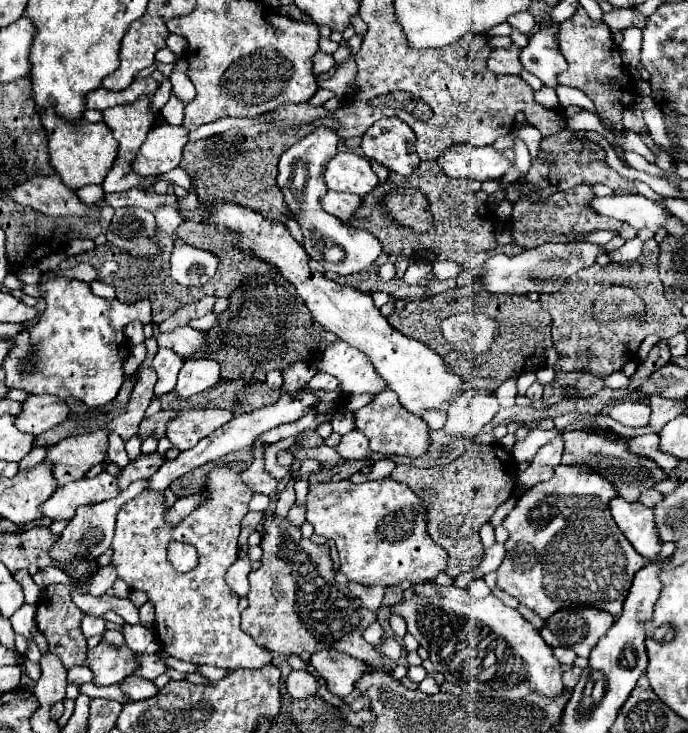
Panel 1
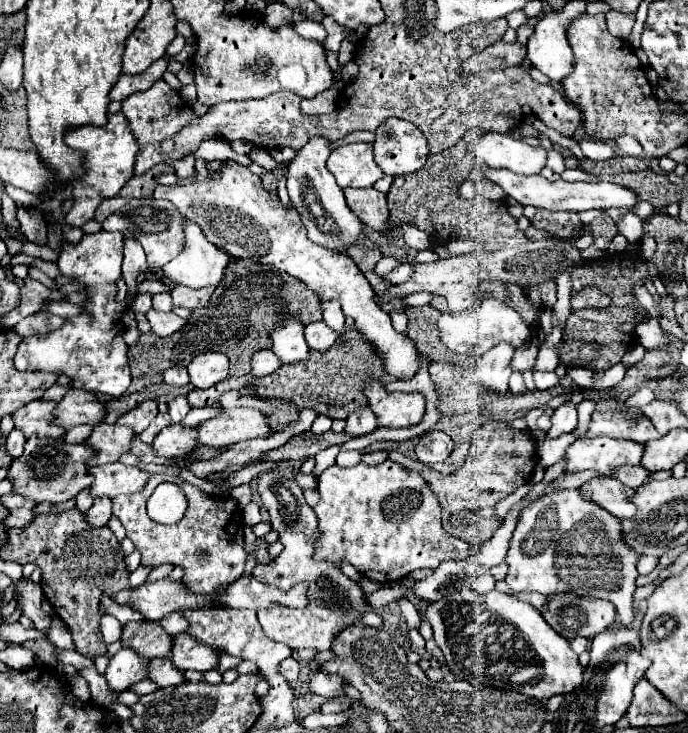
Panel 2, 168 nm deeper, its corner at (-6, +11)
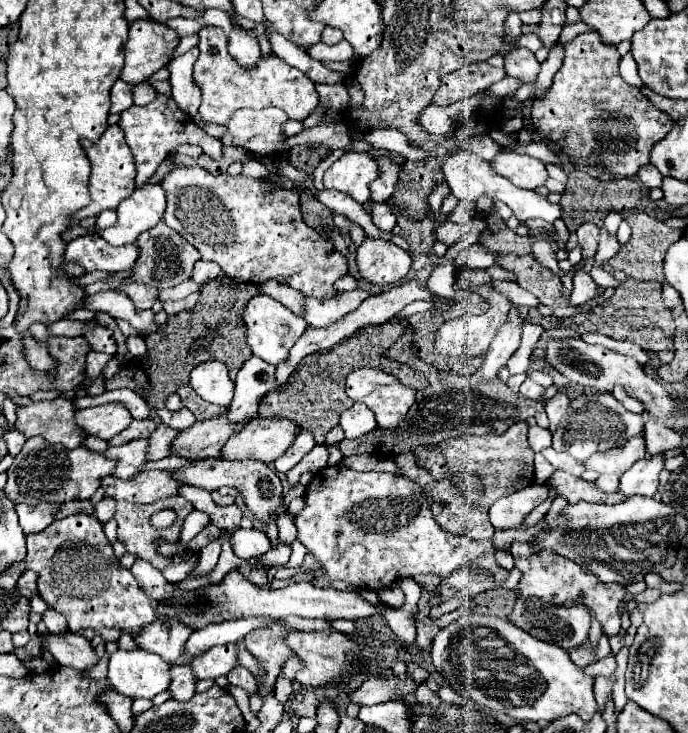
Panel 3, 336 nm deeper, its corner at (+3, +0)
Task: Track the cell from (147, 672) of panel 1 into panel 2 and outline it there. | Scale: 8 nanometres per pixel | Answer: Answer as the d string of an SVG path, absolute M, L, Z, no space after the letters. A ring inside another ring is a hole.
M189 633L175 635L175 649L171 649L171 653L169 653L171 661L175 661L175 665L179 665L179 669L195 669L201 673L217 669L219 655L221 655L219 649L199 643Z

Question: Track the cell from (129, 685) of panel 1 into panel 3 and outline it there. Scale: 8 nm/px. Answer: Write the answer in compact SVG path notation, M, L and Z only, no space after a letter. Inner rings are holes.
M174 664L170 669L172 681L170 682L170 696L178 702L186 702L194 696L194 684L196 678L190 672L188 664Z

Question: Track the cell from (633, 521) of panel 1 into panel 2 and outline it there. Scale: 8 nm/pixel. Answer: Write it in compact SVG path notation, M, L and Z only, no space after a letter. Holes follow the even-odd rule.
M595 477L595 479L589 479L587 483L581 485L581 495L583 497L587 497L593 503L597 503L601 509L609 511L615 517L633 517L635 515L635 505L631 505L631 501L629 501L631 493L633 493L631 487L627 487L621 481L611 479L611 477Z

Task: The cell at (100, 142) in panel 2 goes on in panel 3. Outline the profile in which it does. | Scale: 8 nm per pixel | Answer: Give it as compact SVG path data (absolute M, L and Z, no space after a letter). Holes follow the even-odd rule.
M108 126L104 136L100 138L100 142L90 142L90 140L82 140L82 148L88 154L88 160L92 164L92 204L80 208L72 218L70 218L70 228L78 226L80 220L90 218L90 216L98 216L104 210L116 210L118 204L128 198L134 192L134 176L136 176L136 168L134 168L134 158L130 154L130 148L124 140L124 132L120 130L120 126Z

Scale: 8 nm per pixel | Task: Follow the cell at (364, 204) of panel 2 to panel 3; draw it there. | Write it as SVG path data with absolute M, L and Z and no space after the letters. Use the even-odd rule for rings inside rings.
M366 236L356 248L356 262L362 278L372 284L400 282L412 266L412 258L406 250L388 240L376 240L372 236Z

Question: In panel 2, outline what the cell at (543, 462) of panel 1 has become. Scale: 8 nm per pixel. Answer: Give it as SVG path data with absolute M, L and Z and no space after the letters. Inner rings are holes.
M563 403L555 413L551 415L551 431L547 433L549 437L559 437L563 433L571 433L577 427L577 405L573 403Z

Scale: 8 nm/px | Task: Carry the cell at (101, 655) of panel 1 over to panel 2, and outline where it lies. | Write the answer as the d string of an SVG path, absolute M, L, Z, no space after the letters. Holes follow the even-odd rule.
M143 619L139 623L131 621L123 627L121 641L125 647L139 649L141 653L147 653L147 657L167 657L173 647L173 637L163 629L159 621Z

